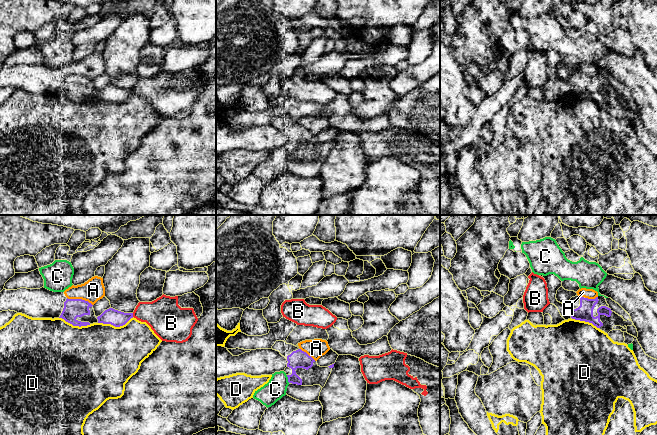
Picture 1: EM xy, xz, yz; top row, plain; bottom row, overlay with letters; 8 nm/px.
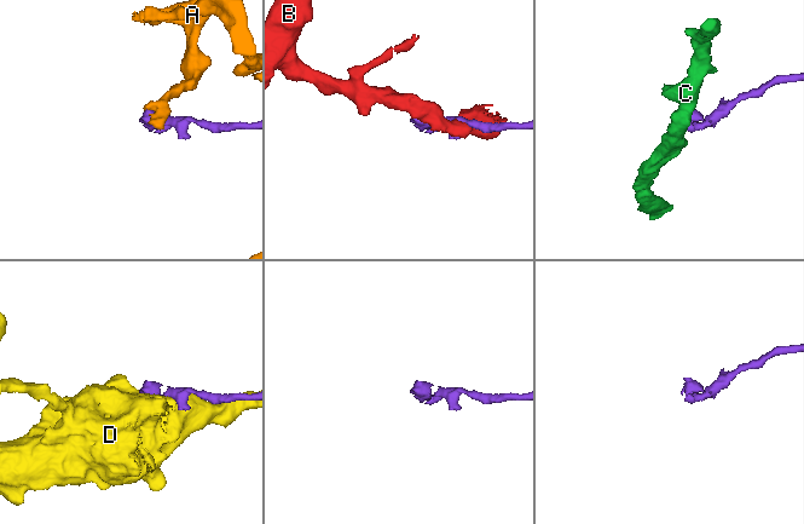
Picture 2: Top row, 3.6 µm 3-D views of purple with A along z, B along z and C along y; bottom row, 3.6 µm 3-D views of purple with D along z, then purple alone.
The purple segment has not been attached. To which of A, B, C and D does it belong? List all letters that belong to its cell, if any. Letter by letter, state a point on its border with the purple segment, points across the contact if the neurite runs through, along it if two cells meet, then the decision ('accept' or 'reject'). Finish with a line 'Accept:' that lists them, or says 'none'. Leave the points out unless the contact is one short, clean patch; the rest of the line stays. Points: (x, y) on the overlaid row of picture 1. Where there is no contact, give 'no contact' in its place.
A: contact xy (80, 299); reject
B: contact xy (132, 315); border xy (132, 313), (133, 316); reject
C: contact xz (288, 379); reject
D: contact xy (115, 326); reject
Accept: none

